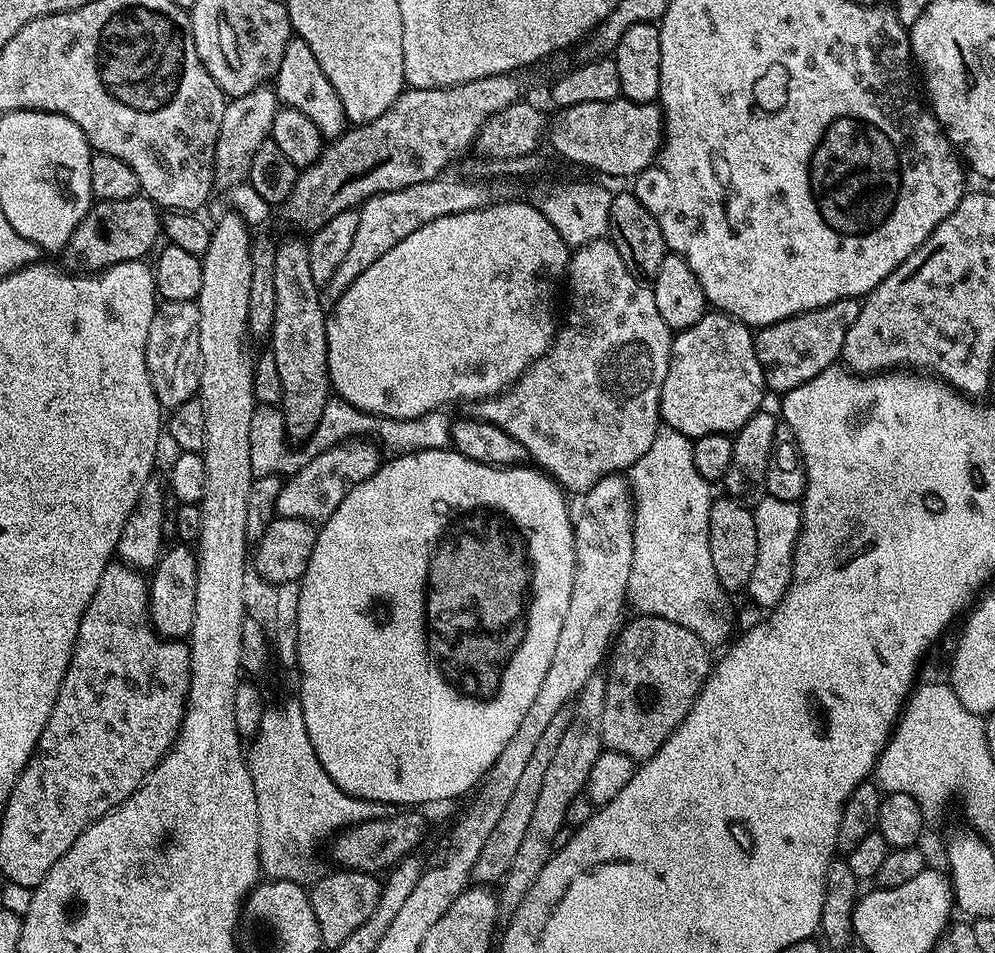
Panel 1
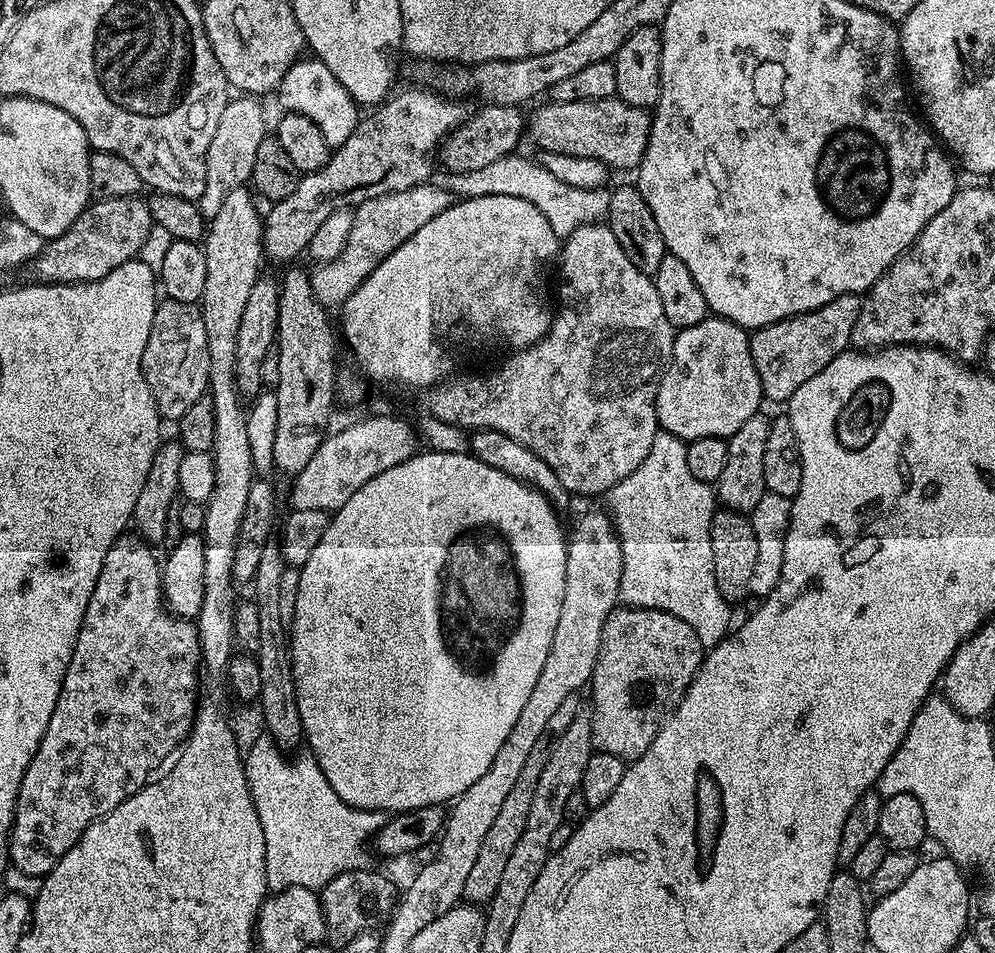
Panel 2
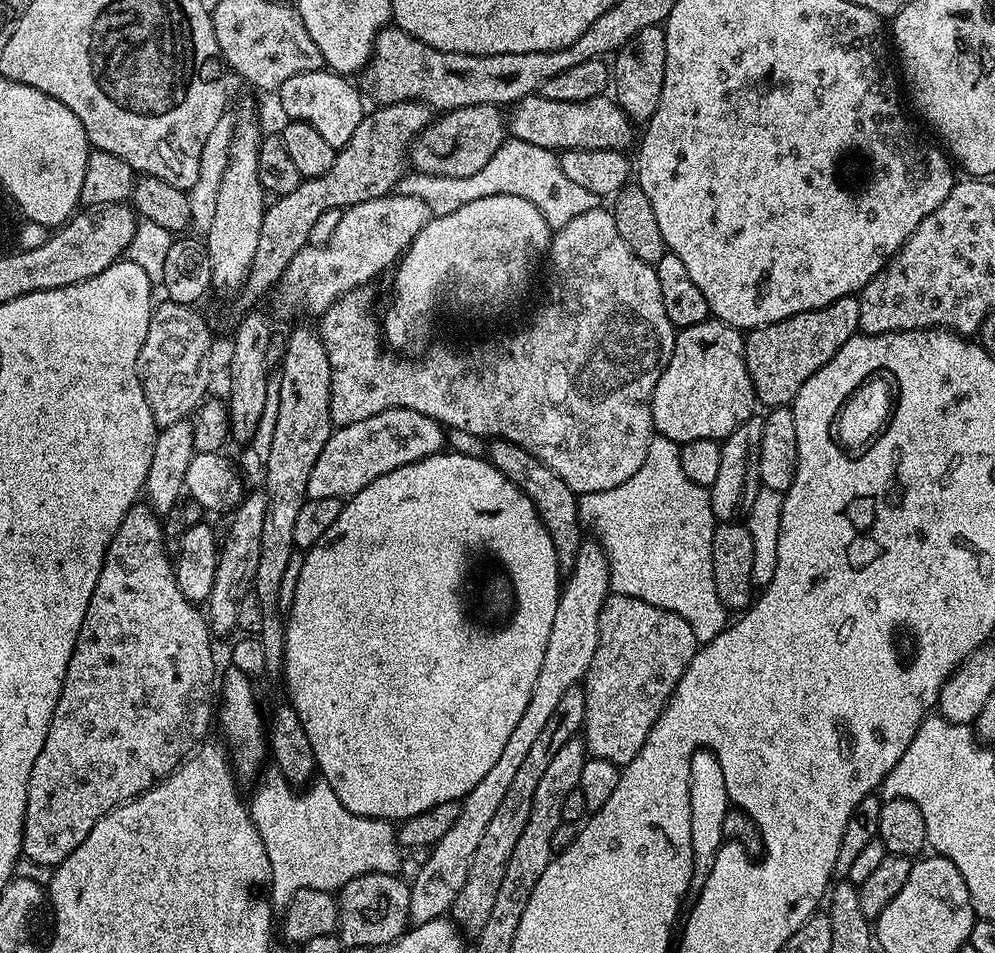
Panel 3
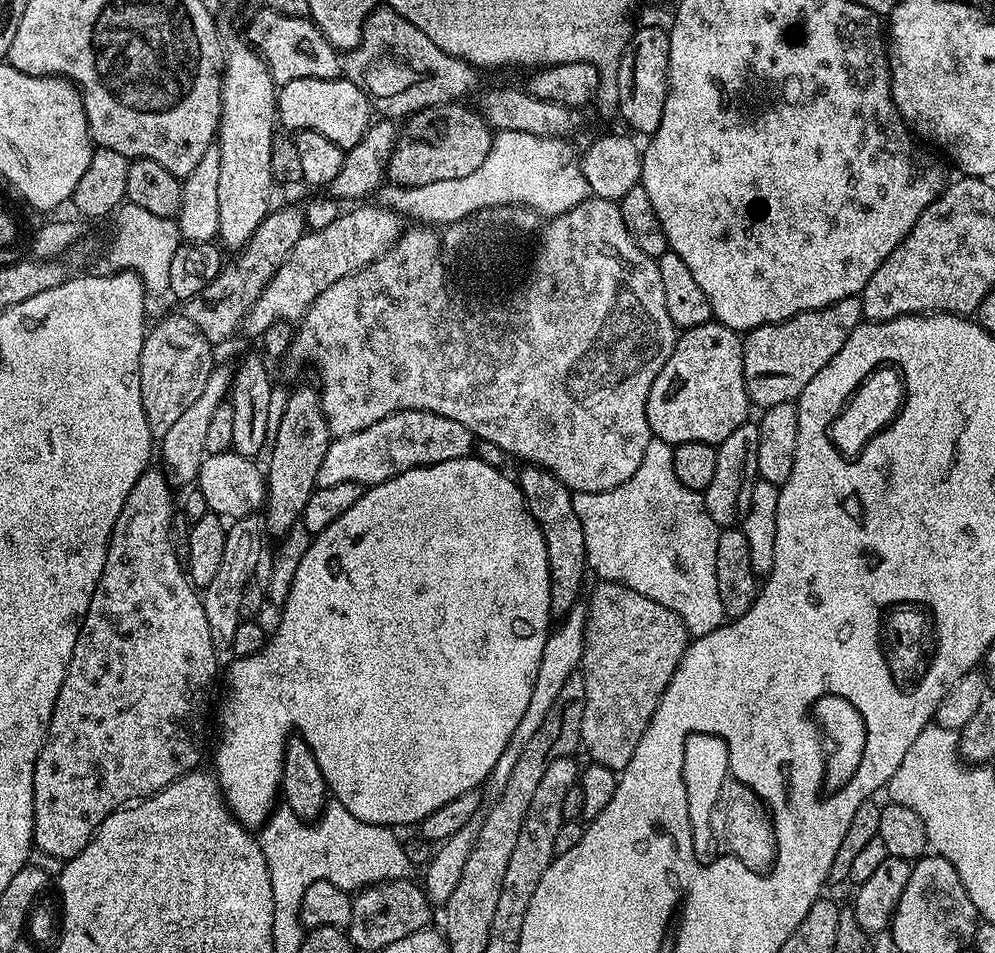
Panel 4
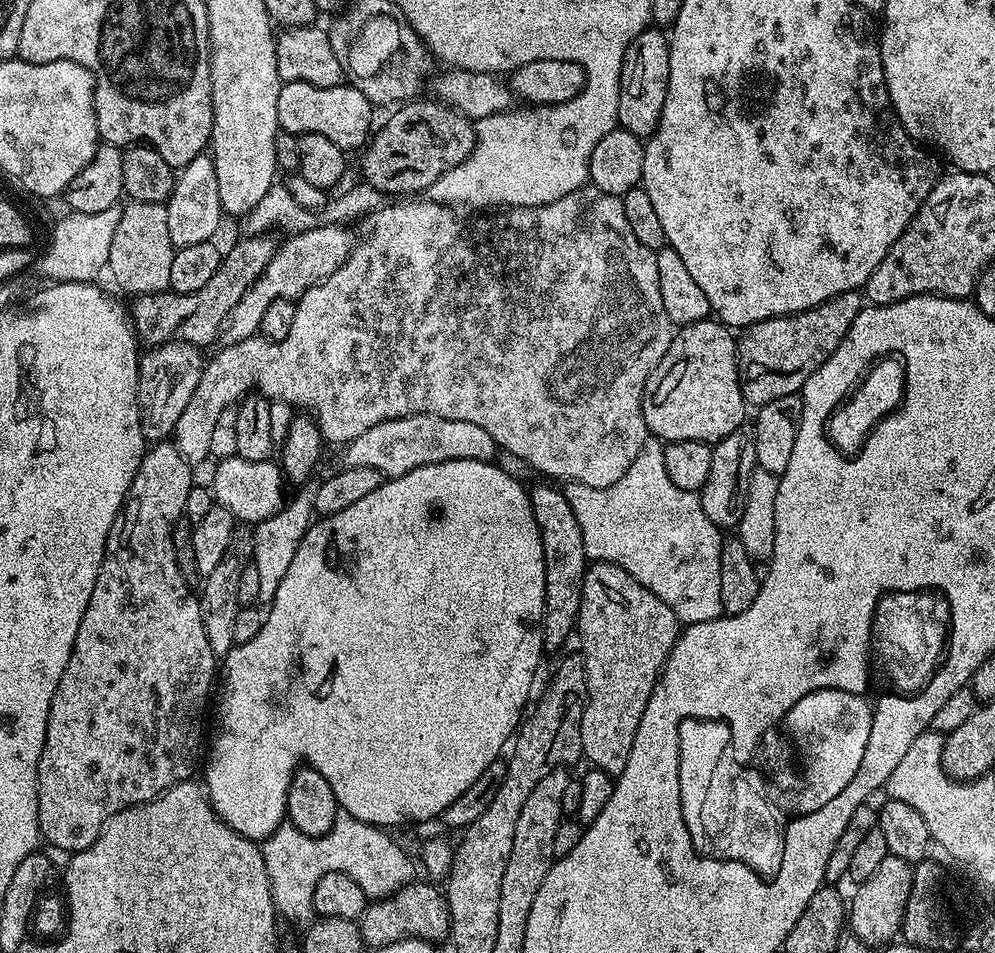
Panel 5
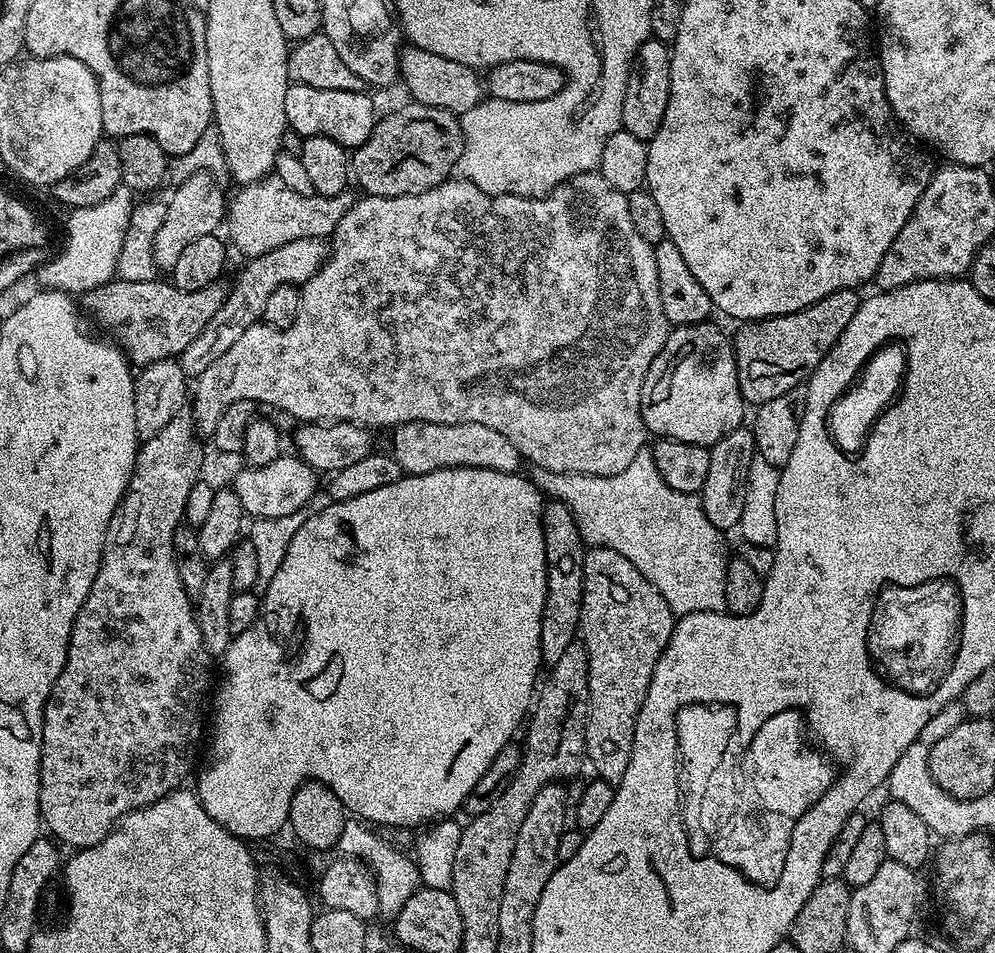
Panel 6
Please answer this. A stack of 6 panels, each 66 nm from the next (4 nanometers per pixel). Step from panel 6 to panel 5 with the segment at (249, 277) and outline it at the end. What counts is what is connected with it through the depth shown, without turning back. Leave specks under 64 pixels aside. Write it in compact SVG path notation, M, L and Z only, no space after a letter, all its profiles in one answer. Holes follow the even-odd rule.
M317 223L315 227L305 230L304 232L293 232L287 238L285 244L281 243L276 249L274 258L262 270L262 274L242 294L242 302L230 310L226 318L224 327L221 328L218 337L221 345L237 344L246 338L257 335L260 331L262 314L270 310L270 306L276 300L296 300L305 292L310 290L318 282L330 278L334 270L338 270L346 262L346 258L352 253L354 236L348 233L347 227L338 224Z

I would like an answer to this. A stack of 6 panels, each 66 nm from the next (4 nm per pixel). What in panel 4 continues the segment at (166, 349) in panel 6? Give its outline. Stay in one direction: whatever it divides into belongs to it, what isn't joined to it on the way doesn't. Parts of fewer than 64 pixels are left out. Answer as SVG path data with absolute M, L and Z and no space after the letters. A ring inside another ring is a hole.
M273 207L258 226L258 230L254 230L252 237L244 243L244 247L233 255L236 257L221 267L214 282L210 282L206 290L202 290L198 296L187 301L187 315L200 327L201 334L212 345L220 346L223 340L228 340L235 332L241 331L250 306L254 306L258 294L266 290L270 278L278 274L278 266L286 262L290 250L294 250L298 238L302 238L305 231L306 221L299 207L297 209Z

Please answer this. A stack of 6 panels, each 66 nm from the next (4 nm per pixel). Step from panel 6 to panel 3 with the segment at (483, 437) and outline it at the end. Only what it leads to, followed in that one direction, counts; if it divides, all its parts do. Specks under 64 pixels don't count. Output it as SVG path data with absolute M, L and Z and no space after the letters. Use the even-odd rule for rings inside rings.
M409 408L382 410L374 418L362 418L362 422L333 431L326 446L322 446L322 454L318 454L318 462L314 462L314 470L310 470L307 499L357 496L367 484L382 478L382 474L436 456L445 448L446 429L434 418Z

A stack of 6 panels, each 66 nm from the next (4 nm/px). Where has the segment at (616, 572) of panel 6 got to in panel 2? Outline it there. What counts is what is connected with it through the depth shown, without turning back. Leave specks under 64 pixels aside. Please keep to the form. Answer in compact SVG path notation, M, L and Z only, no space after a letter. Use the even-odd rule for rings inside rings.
M617 606L602 626L602 642L598 662L592 671L592 742L595 751L614 754L619 760L631 762L646 754L650 742L658 734L661 724L680 705L686 690L691 686L706 650L698 642L698 634L690 630L682 618L649 608Z

